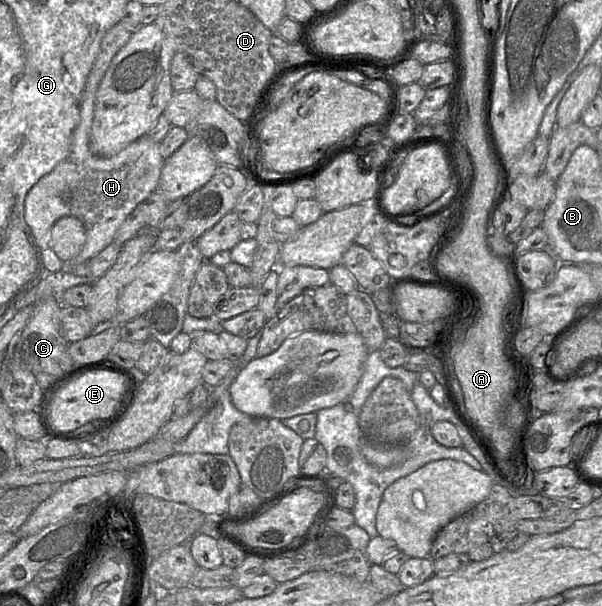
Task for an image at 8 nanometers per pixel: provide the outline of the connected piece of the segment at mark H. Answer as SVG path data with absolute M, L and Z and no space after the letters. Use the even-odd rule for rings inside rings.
M121 23L113 26L103 37L98 57L88 74L80 103L80 122L73 132L69 155L42 177L25 198L25 221L41 250L47 273L70 271L89 262L114 242L115 234L133 209L157 190L164 158L159 144L144 135L130 143L118 154L101 158L90 151L90 134L94 117L96 92L114 56L128 43L133 32ZM64 216L78 218L85 228L86 242L81 252L69 262L62 262L49 246L49 234L54 223Z

